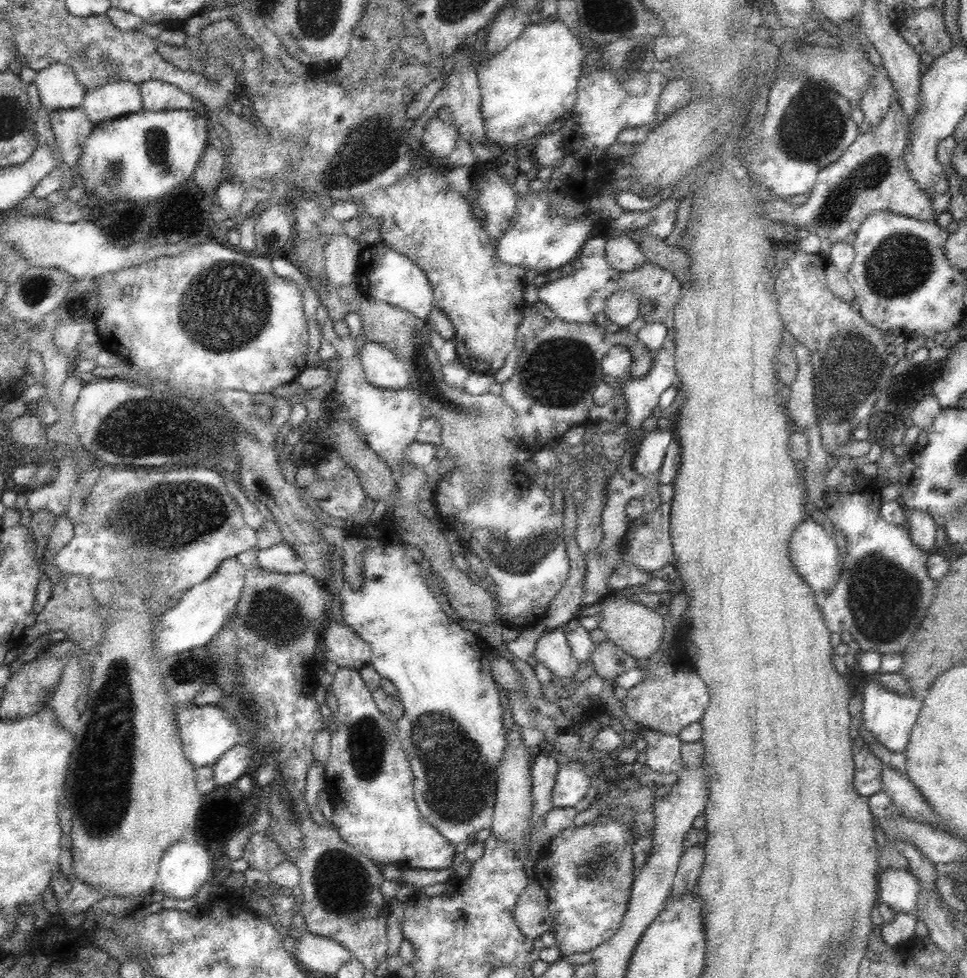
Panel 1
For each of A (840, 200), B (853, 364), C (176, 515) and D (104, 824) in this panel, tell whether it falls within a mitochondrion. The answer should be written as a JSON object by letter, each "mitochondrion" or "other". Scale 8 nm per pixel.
{"A":"mitochondrion","B":"mitochondrion","C":"mitochondrion","D":"mitochondrion"}

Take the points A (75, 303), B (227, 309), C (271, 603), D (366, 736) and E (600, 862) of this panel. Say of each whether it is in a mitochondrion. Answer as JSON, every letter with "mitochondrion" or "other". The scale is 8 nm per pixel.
{"A":"mitochondrion","B":"mitochondrion","C":"mitochondrion","D":"mitochondrion","E":"mitochondrion"}

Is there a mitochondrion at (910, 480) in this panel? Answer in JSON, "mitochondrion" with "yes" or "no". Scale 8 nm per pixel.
{"mitochondrion":"no"}

